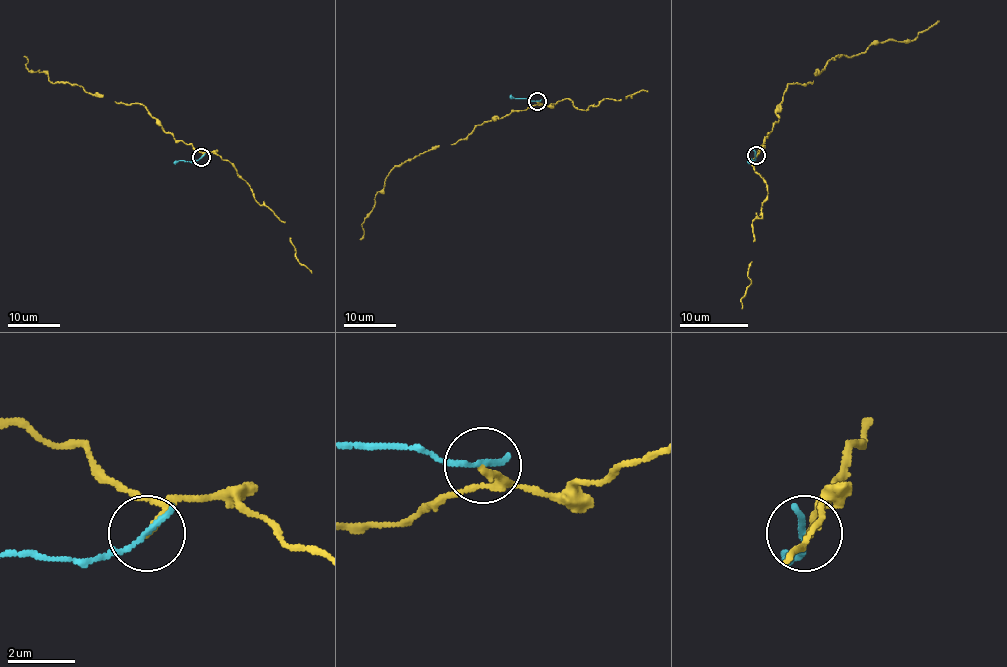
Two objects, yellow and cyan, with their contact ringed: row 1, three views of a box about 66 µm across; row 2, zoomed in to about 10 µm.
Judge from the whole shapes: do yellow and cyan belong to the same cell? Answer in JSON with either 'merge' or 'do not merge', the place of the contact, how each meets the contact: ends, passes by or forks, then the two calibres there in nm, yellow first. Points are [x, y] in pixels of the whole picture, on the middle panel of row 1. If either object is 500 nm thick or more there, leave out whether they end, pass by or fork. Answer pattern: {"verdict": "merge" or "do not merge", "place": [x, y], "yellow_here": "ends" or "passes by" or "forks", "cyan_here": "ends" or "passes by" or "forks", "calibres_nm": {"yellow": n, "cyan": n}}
{"verdict": "do not merge", "place": [537, 101], "yellow_here": "ends", "cyan_here": "ends", "calibres_nm": {"yellow": 200, "cyan": 190}}

